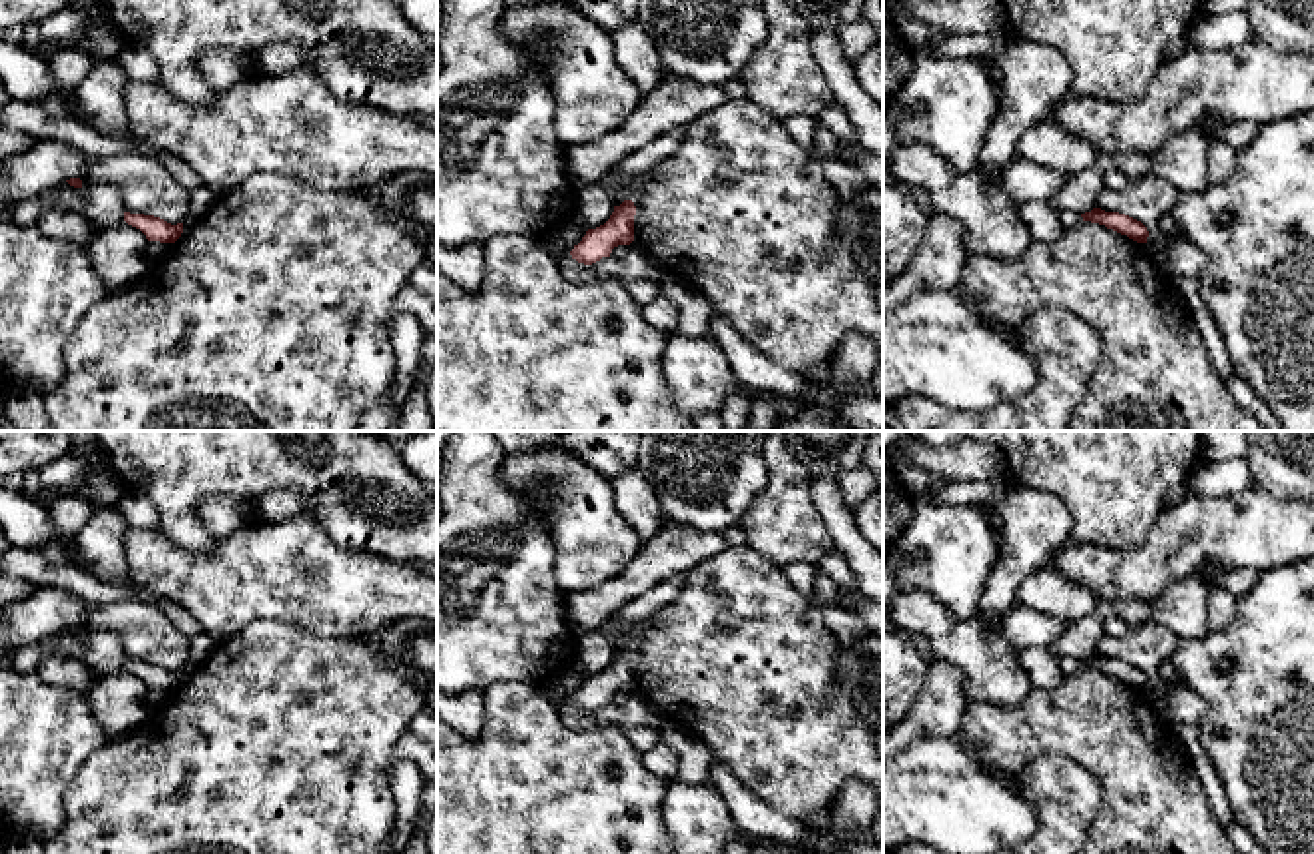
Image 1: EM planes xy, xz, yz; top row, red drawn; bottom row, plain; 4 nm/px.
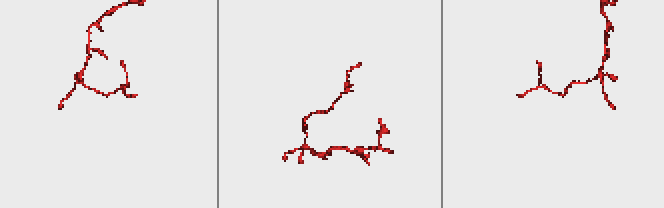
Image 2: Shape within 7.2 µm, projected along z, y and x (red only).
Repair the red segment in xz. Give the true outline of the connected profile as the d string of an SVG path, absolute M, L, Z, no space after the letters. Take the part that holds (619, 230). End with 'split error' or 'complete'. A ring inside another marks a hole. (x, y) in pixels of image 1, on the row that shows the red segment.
M632 200L614 206L610 219L596 229L588 229L582 241L574 245L572 259L592 265L602 257L610 257L614 247L630 245L634 241L634 215L636 206Z | complete

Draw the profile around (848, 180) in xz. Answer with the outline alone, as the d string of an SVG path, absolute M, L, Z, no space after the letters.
M839 158L825 160L821 164L823 176L837 192L839 200L857 206L859 196L869 188L863 172Z

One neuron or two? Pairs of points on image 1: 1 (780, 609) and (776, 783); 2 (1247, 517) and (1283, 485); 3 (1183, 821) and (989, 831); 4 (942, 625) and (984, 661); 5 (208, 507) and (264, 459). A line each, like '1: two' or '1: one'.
1: one
2: two
3: two
4: one
5: two

